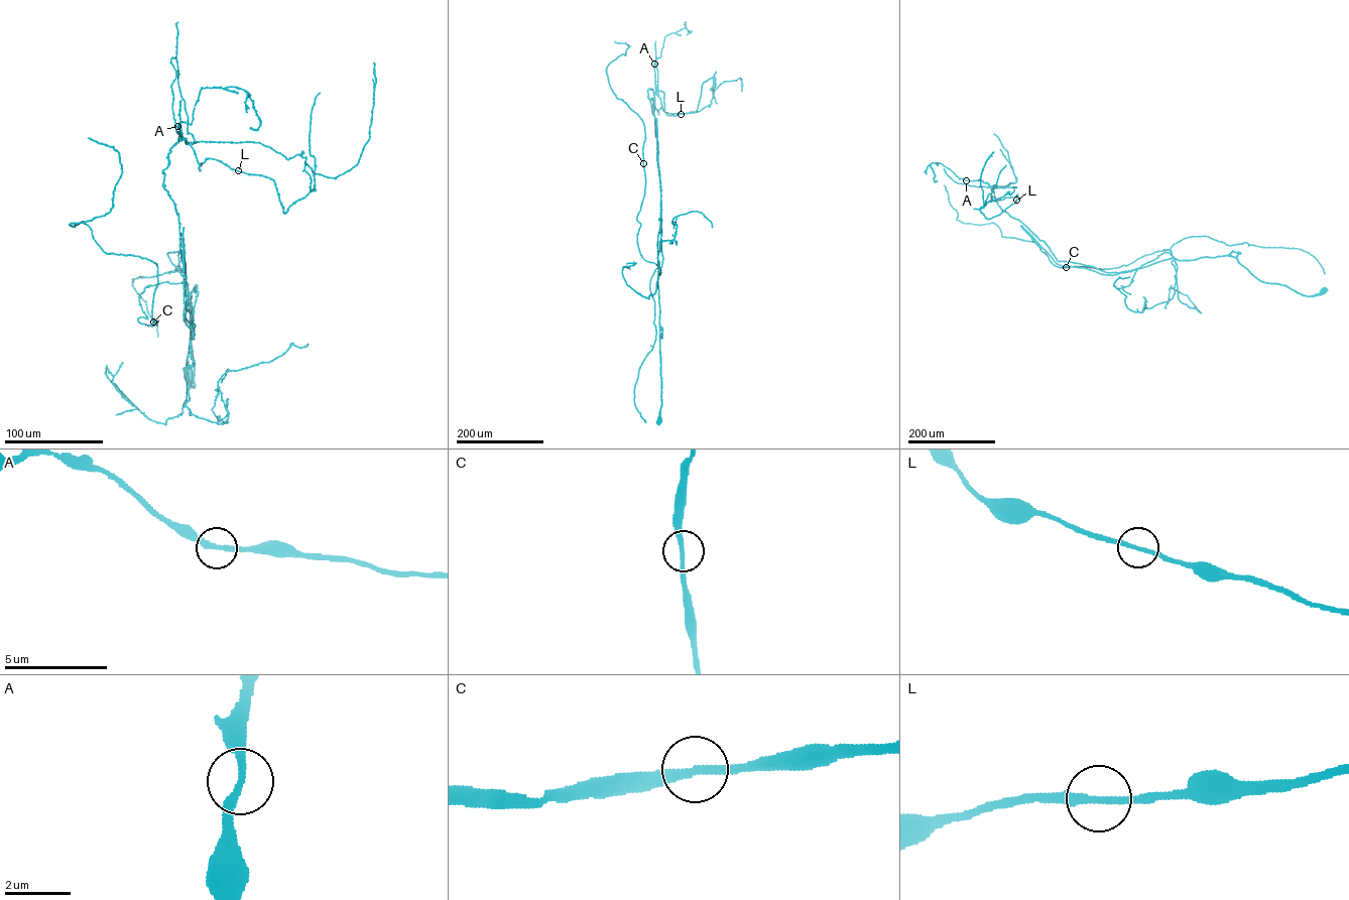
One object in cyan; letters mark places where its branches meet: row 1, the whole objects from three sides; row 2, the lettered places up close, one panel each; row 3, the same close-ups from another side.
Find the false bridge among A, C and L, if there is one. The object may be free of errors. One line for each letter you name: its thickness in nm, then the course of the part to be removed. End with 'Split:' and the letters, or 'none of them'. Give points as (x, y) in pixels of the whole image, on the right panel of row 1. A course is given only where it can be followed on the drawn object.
Split: none of them

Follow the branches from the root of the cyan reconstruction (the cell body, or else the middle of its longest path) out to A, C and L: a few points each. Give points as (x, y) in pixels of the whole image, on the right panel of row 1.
A: (1324, 290), (1307, 296), (1262, 282), (1229, 256), (1110, 272), (1058, 261), (991, 199), (996, 185), (966, 180)
C: (1324, 290), (1304, 295), (1285, 285), (1260, 281), (1235, 257), (1180, 260), (1168, 249), (1116, 268), (1066, 267)
L: (1324, 290), (1262, 282), (1229, 256), (1110, 272), (1058, 261), (989, 185), (1016, 200)

